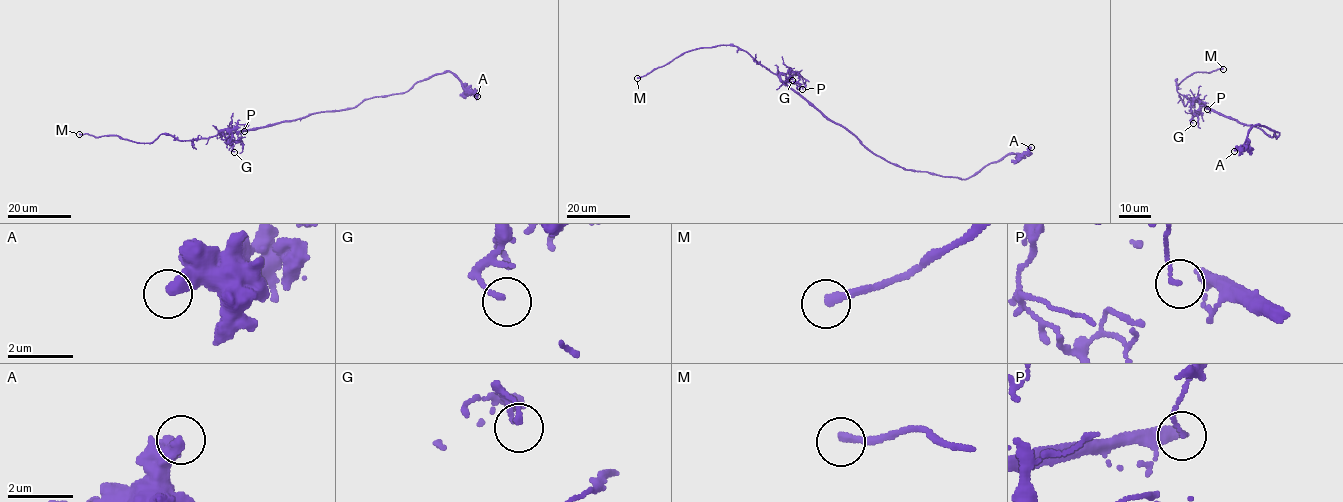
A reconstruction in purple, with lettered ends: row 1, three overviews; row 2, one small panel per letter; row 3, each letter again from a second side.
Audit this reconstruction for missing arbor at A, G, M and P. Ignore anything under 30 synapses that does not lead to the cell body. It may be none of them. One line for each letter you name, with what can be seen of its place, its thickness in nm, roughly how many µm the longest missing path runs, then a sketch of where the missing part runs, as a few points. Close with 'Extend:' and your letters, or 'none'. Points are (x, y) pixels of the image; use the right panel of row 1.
M: place (1223, 69); calibre 240 nm; missing 15 µm; course (1223, 69), (1236, 62)
Extend: M

